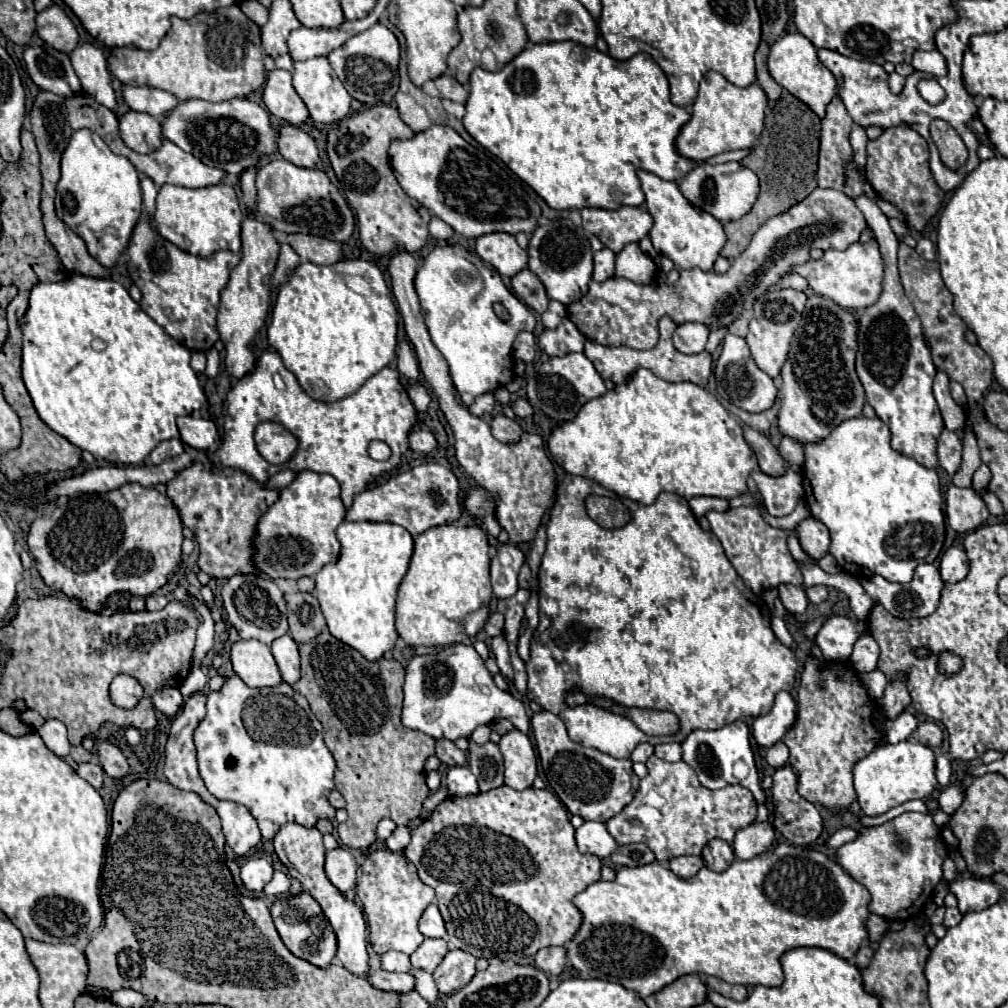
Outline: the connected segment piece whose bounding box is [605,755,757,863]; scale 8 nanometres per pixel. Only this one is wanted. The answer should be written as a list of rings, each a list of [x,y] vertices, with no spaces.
[[[651,755],[645,765],[649,773],[641,779],[633,801],[605,823],[617,845],[641,841],[663,863],[681,855],[701,855],[703,847],[715,837],[731,845],[735,833],[757,817],[753,793],[741,785],[727,785],[713,793],[699,783],[695,771],[685,761],[669,763]]]

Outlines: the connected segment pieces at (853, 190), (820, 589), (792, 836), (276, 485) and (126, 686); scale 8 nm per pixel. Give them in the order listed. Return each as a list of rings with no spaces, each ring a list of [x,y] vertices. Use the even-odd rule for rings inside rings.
[[[835,97],[829,107],[827,107],[827,117],[823,119],[823,129],[821,129],[821,151],[819,151],[819,169],[817,169],[817,181],[819,187],[831,187],[831,189],[839,189],[849,197],[859,197],[861,193],[877,199],[875,191],[871,189],[871,185],[867,185],[863,181],[863,177],[857,173],[855,163],[853,163],[853,149],[849,145],[849,133],[853,127],[853,119],[849,117],[843,101],[839,97]]]
[[[825,585],[809,587],[809,589],[805,589],[805,593],[807,593],[807,599],[809,599],[811,603],[821,603],[821,601],[825,601],[825,599],[829,597],[829,589],[827,589]]]
[[[789,765],[779,767],[773,775],[773,787],[771,787],[771,795],[773,795],[773,827],[793,845],[809,845],[813,843],[821,831],[823,831],[823,821],[821,815],[817,811],[817,807],[813,803],[809,803],[807,799],[803,799],[797,793],[797,775],[793,773],[793,769]]]
[[[285,469],[285,471],[281,471],[281,473],[277,473],[277,475],[273,475],[267,483],[265,483],[265,489],[285,489],[291,481],[295,479],[295,471],[291,471],[291,469]]]
[[[119,675],[109,685],[109,697],[119,709],[131,709],[136,705],[136,679]]]

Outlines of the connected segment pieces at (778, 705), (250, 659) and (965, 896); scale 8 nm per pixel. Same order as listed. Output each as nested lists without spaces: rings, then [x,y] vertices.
[[[779,691],[775,705],[767,715],[753,721],[753,739],[761,747],[771,747],[783,739],[783,735],[793,727],[797,717],[797,705],[787,691]]]
[[[255,639],[233,643],[231,663],[233,671],[249,687],[273,687],[281,683],[281,673],[271,649]]]
[[[957,877],[955,881],[947,881],[947,889],[957,897],[959,911],[963,915],[983,911],[1001,899],[1001,889],[991,879]]]

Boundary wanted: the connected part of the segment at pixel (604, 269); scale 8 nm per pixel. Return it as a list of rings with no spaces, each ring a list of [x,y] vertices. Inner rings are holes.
[[[601,249],[593,255],[593,279],[595,281],[607,281],[615,275],[615,253],[611,249]]]

